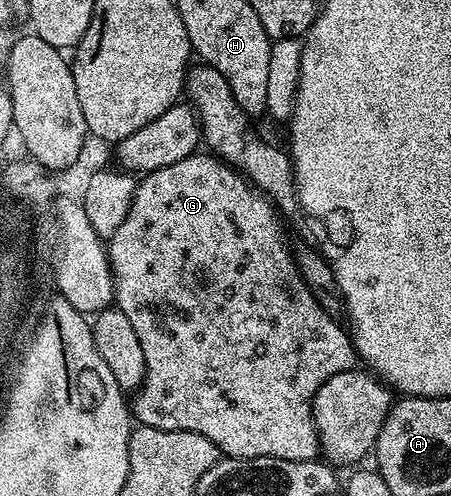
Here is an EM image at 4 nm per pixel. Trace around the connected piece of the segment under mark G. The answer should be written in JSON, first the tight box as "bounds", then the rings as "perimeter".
{"bounds":[108,153,356,461],"perimeter":[[[195,153],[176,161],[176,165],[164,165],[164,169],[145,172],[137,180],[132,205],[124,225],[108,240],[110,274],[114,276],[114,300],[118,310],[128,317],[136,337],[140,337],[140,349],[144,349],[146,376],[141,387],[132,395],[132,415],[143,427],[172,429],[200,433],[208,437],[223,456],[232,459],[276,457],[284,461],[308,461],[318,459],[318,430],[312,417],[312,405],[316,389],[336,373],[353,371],[356,352],[345,326],[338,327],[339,320],[329,315],[316,301],[314,291],[304,281],[294,264],[291,244],[286,244],[286,231],[282,228],[280,211],[261,191],[247,179],[243,172],[235,170],[213,153]]]}

